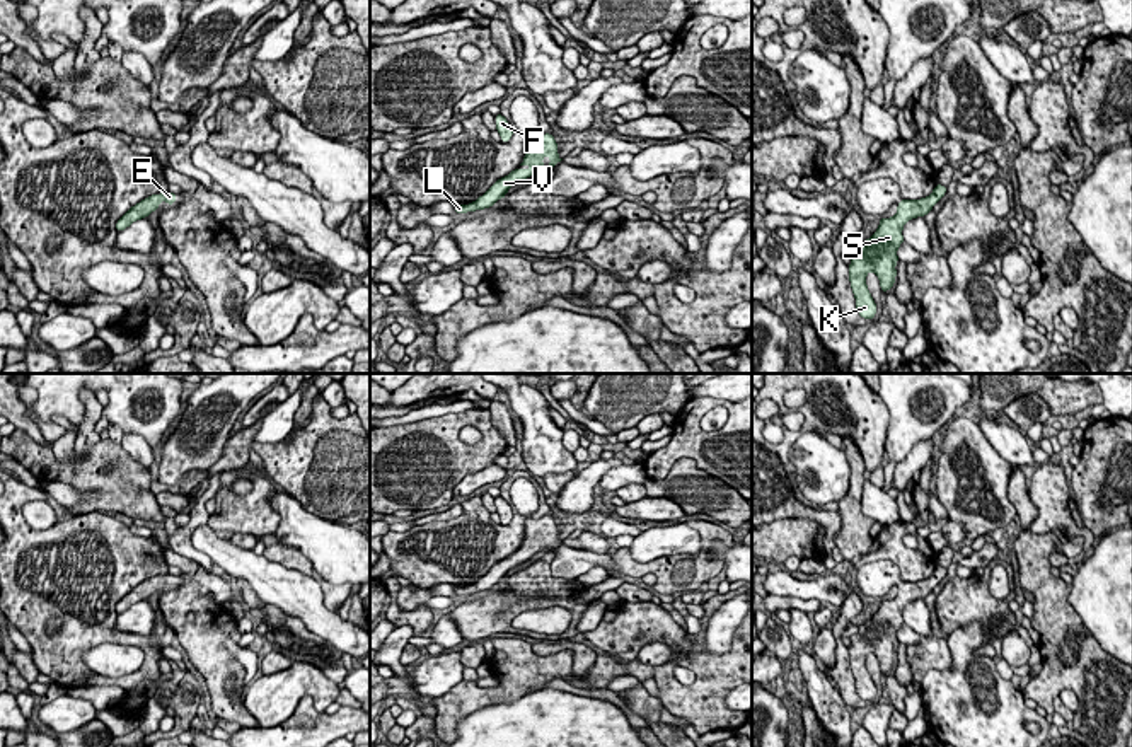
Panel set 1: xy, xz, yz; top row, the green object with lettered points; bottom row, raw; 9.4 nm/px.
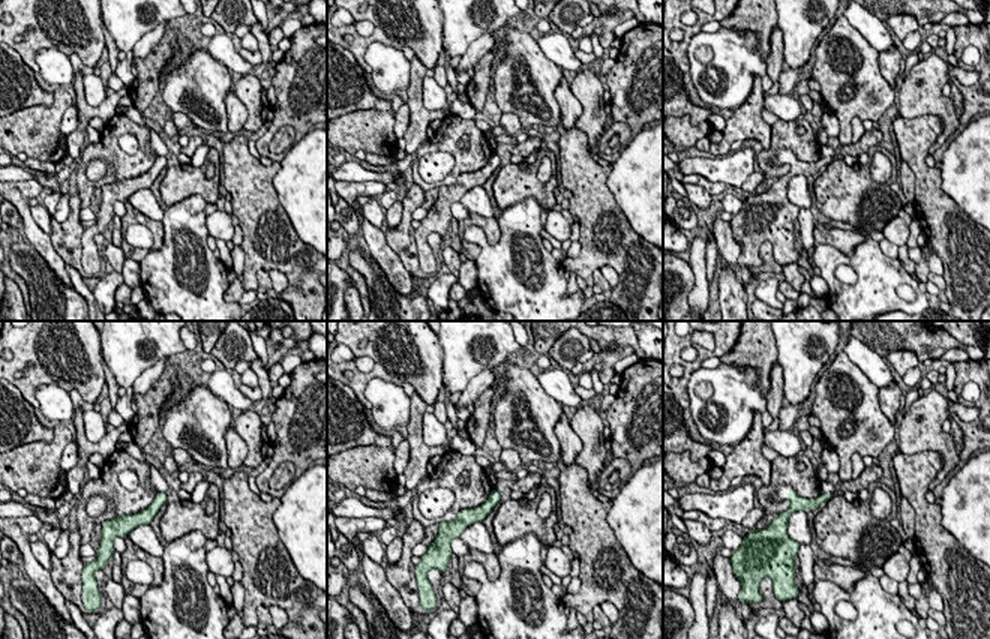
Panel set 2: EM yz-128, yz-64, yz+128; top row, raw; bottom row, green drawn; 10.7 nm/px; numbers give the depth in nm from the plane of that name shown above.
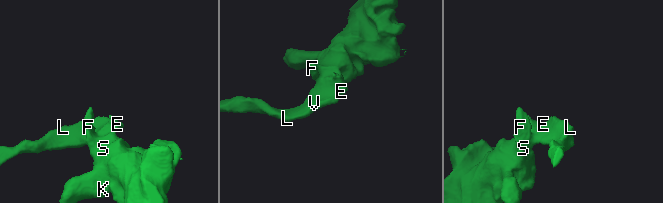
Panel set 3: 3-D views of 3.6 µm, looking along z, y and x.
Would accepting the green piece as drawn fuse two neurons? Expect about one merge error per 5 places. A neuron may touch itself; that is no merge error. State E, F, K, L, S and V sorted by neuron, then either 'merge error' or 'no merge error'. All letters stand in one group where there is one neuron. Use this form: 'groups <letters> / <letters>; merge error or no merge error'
groups E F K L S V; no merge error

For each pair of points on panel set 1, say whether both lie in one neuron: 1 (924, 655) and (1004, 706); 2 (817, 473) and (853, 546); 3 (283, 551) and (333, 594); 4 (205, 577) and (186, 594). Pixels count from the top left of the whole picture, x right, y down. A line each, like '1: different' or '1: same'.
1: different
2: different
3: same
4: different

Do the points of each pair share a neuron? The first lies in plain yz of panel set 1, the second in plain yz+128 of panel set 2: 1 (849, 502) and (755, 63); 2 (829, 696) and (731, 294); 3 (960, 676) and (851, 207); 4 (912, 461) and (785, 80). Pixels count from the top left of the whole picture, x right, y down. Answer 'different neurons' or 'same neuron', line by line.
1: different neurons
2: same neuron
3: different neurons
4: same neuron

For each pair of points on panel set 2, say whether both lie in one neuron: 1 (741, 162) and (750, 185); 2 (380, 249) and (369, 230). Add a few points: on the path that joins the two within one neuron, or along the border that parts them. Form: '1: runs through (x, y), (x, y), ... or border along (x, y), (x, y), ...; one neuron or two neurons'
1: border along (753, 170), (741, 186); two neurons
2: runs through (377, 245), (372, 234); one neuron

